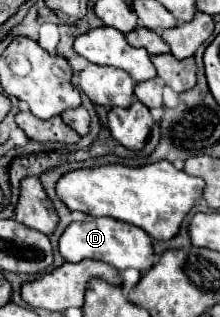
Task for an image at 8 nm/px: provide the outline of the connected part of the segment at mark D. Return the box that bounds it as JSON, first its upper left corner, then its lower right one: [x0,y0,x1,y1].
[59,217,155,271]

